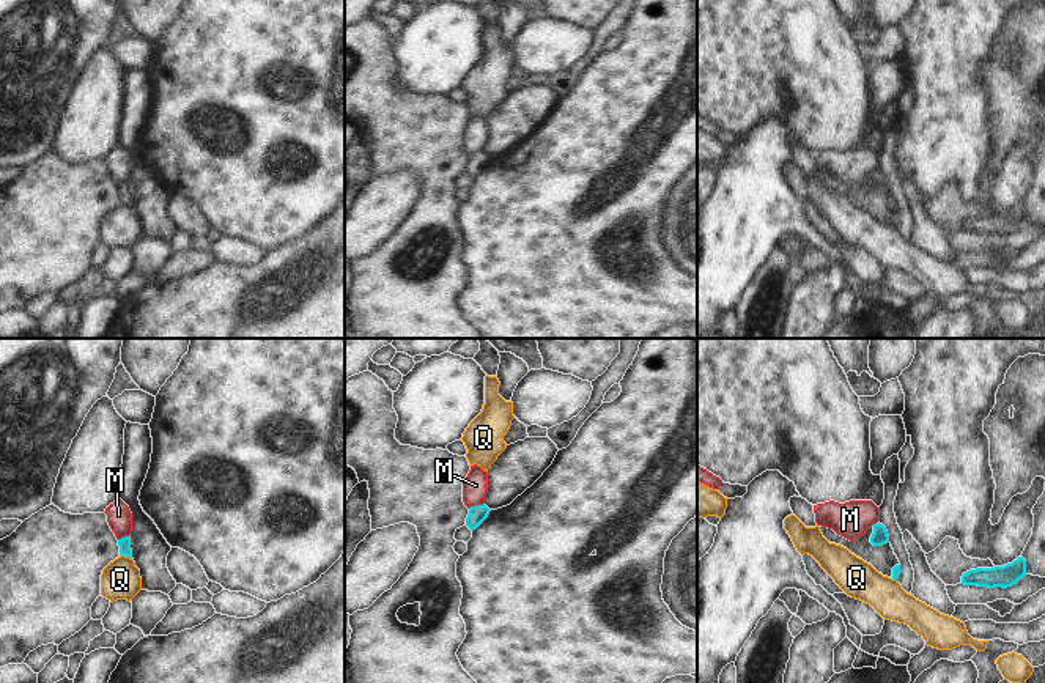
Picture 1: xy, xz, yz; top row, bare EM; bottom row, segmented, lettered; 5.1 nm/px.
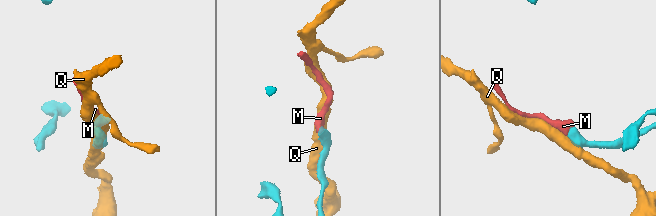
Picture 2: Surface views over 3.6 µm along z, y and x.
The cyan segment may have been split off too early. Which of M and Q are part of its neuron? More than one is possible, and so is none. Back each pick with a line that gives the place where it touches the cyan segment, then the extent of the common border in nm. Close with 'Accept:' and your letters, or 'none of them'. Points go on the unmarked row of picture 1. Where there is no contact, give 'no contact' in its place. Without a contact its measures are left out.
Accept: none of them

